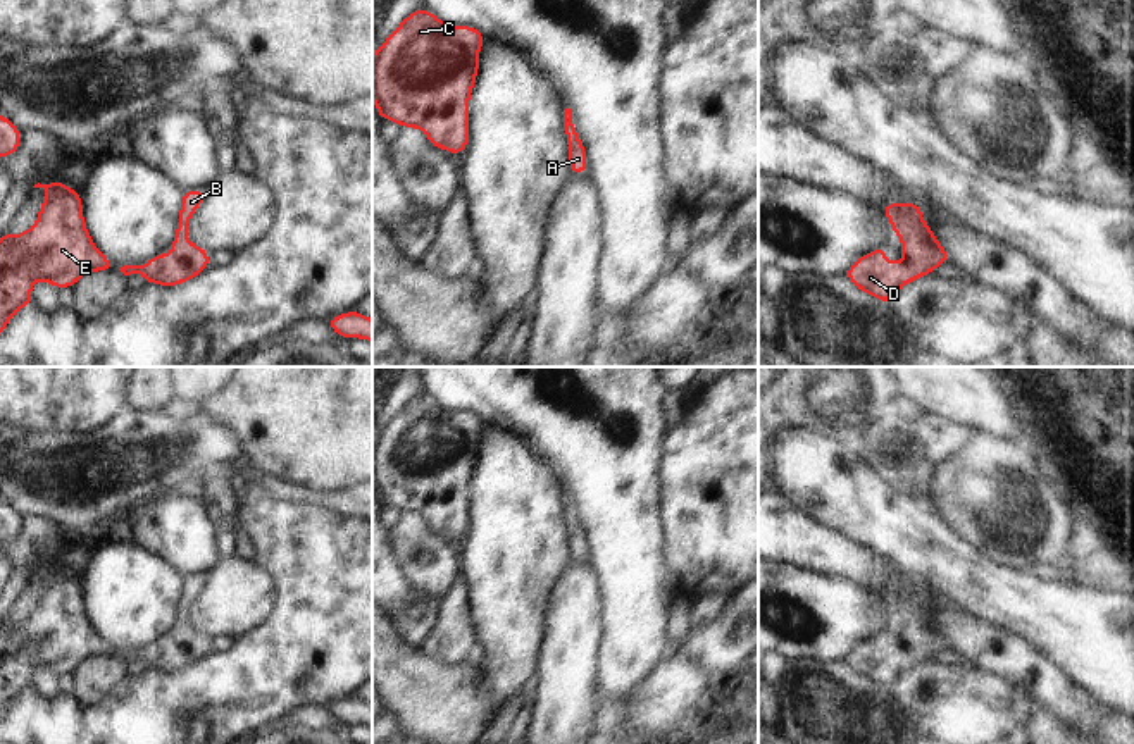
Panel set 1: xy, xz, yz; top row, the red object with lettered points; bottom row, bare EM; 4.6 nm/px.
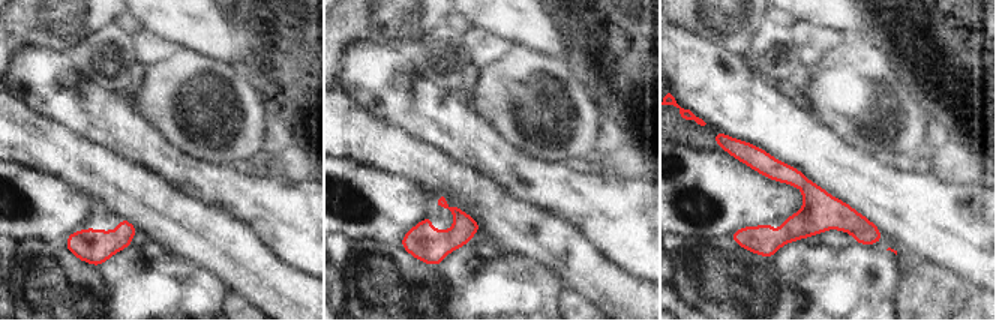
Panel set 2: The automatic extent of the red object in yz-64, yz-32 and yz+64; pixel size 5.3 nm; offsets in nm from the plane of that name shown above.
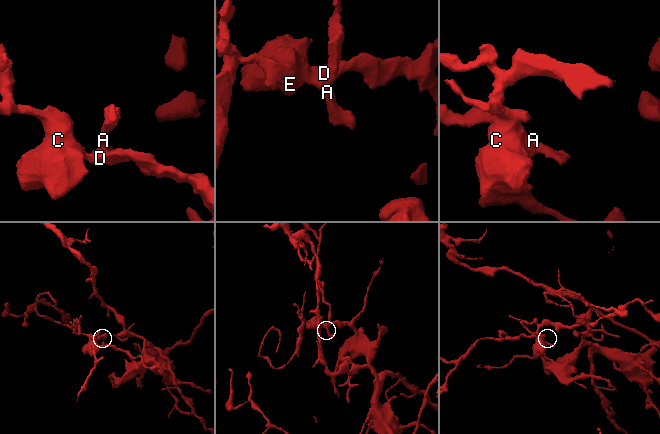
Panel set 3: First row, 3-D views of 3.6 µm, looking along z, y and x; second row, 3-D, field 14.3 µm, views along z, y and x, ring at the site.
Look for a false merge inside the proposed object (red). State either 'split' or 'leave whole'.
leave whole

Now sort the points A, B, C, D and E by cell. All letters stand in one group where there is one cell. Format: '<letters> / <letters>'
A B C D E

